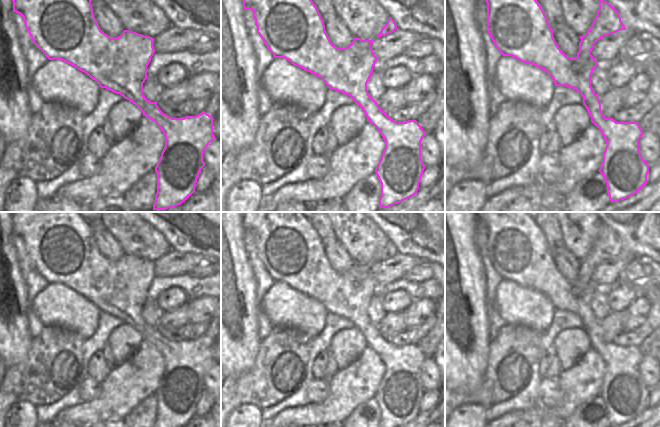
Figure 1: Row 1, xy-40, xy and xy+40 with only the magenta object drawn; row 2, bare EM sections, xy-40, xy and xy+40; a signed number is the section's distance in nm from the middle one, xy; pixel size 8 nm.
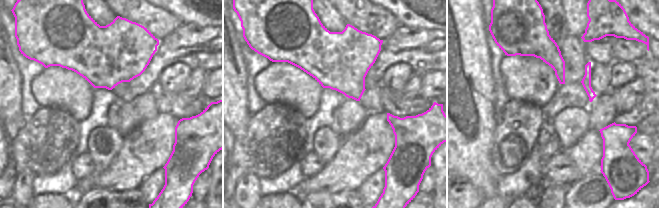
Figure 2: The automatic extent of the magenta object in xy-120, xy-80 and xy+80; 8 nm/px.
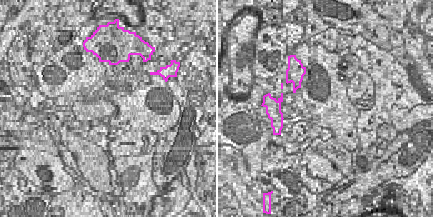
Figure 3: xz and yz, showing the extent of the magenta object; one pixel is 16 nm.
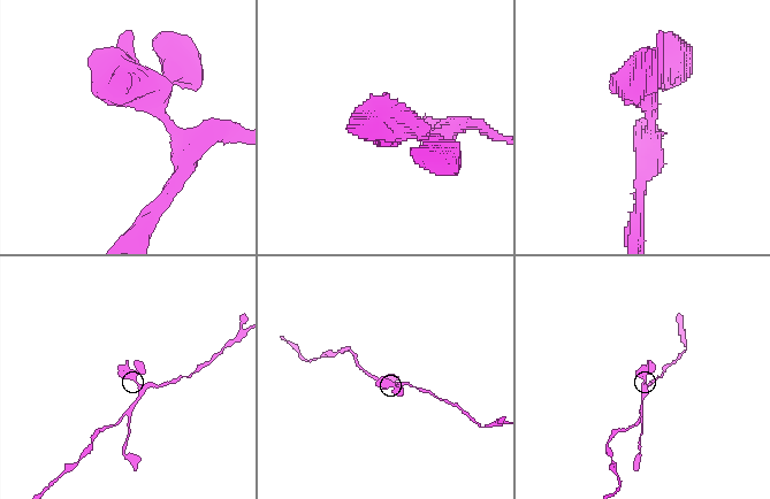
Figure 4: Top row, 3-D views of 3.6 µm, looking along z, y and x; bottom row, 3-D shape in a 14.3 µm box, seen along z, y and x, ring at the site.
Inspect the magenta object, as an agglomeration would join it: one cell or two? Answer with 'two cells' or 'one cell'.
two cells

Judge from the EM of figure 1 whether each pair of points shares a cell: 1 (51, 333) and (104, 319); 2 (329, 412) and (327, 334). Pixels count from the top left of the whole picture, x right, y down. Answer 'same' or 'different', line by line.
1: different
2: different

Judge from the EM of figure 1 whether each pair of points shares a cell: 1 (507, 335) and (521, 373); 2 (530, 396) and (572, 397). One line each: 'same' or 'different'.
1: same
2: different

